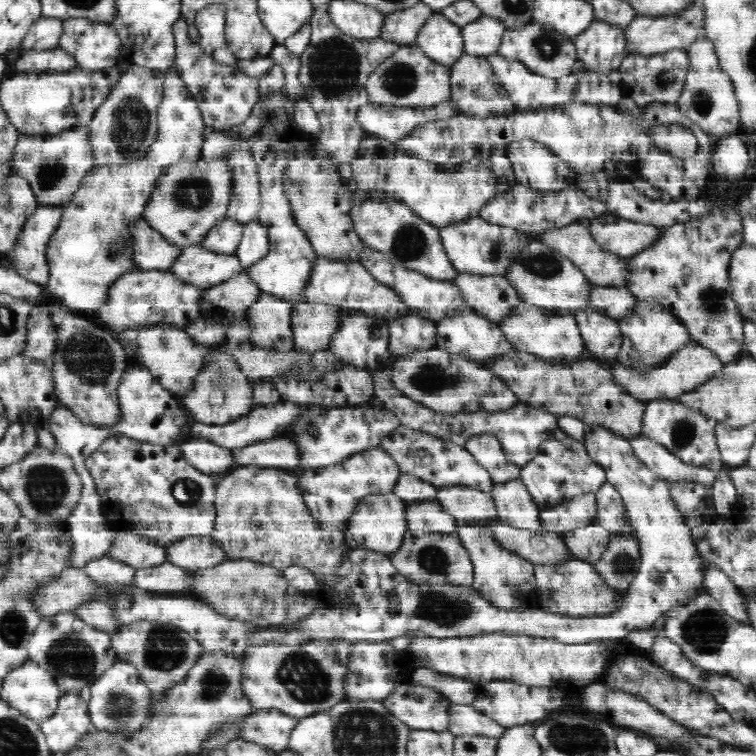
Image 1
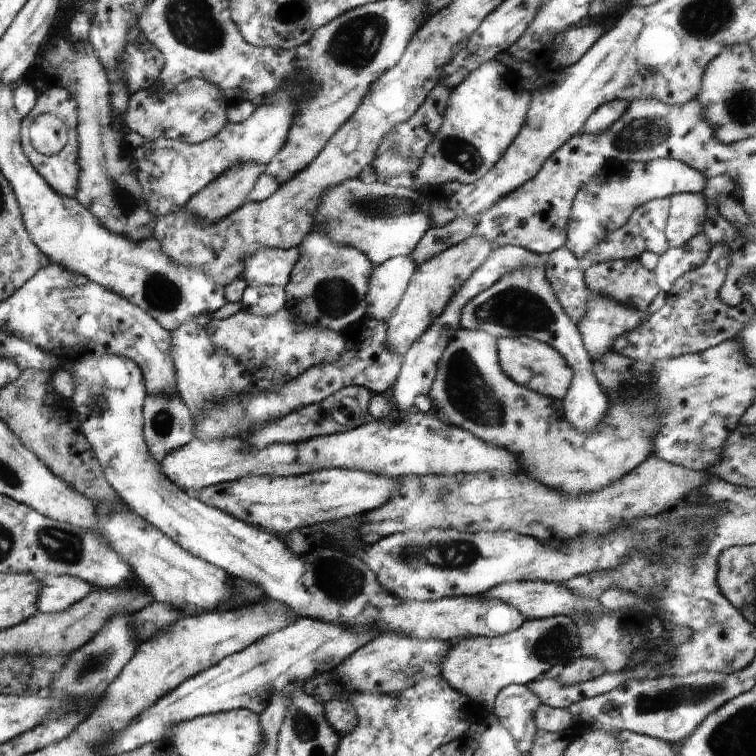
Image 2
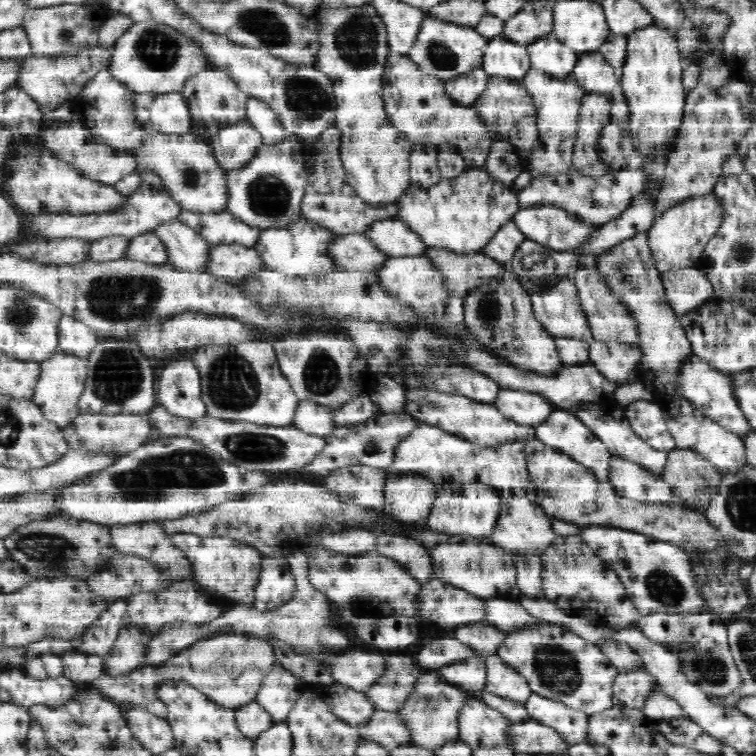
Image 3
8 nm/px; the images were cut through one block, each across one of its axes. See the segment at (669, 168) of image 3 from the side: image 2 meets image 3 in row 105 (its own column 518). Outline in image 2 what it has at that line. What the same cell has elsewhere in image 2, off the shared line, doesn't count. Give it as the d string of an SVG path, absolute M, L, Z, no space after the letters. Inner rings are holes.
M511 684L496 698L493 704L493 713L499 721L505 725L506 730L518 740L518 752L528 754L534 742L534 734L538 732L537 714L538 694L530 692L527 685Z

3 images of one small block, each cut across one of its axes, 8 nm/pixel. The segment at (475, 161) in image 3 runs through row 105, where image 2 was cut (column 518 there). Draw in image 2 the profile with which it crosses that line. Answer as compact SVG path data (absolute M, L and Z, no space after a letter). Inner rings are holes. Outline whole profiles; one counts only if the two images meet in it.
M460 328L452 334L448 348L444 350L438 362L436 380L432 384L430 410L442 422L466 429L466 432L474 433L474 436L480 440L508 450L516 458L519 470L532 480L542 480L540 484L576 498L582 494L598 492L602 488L609 487L610 484L617 483L630 471L636 470L651 455L654 438L658 436L662 428L662 418L664 418L662 399L654 390L648 390L639 385L635 388L640 392L632 392L630 396L624 396L624 402L610 402L608 424L602 422L598 426L598 432L596 430L578 432L566 420L562 410L562 400L554 400L538 392L532 392L524 386L518 386L500 370L496 340L490 334L484 334L480 330Z

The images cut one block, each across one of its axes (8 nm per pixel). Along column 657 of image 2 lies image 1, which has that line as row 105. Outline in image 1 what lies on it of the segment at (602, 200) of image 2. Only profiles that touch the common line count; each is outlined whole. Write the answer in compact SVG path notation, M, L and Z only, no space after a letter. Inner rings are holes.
M170 68L164 73L164 94L159 106L160 122L157 122L158 138L150 146L148 154L142 158L142 164L136 162L136 164L130 163L128 165L94 166L92 172L86 178L82 178L80 190L65 205L58 229L56 229L55 234L52 234L50 242L48 242L47 255L50 275L45 290L48 298L54 299L65 308L94 313L106 304L110 286L122 274L136 269L130 226L134 226L136 220L142 219L148 200L150 200L154 188L156 188L156 180L159 180L160 174L166 172L166 168L171 168L172 164L176 164L176 162L201 160L200 148L202 148L202 142L204 142L204 128L206 128L206 125L198 103L194 95L188 91L184 79L174 68Z

